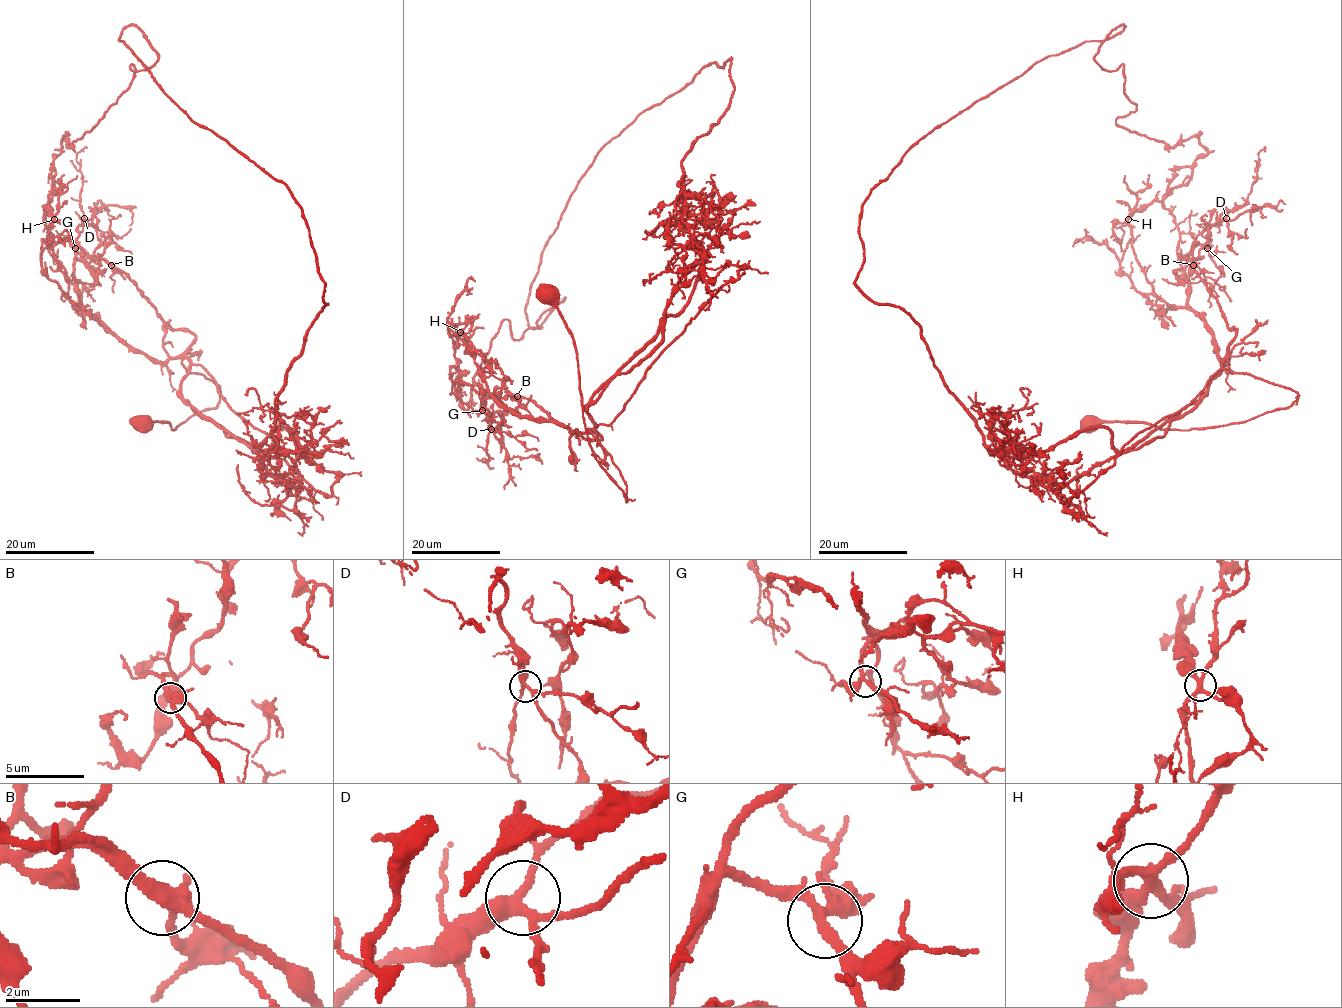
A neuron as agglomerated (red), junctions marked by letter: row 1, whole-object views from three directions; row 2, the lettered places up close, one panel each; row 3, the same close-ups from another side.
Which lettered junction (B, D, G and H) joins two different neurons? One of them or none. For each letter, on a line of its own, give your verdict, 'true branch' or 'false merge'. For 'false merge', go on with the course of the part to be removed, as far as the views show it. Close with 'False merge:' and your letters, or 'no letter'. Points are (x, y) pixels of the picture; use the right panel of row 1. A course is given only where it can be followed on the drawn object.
B: true branch
D: true branch
G: true branch
H: false merge; course (1128, 219), (1207, 150), (1116, 122), (1122, 24), (862, 207), (856, 286), (984, 443), (1067, 510), (1082, 464)
False merge: H

